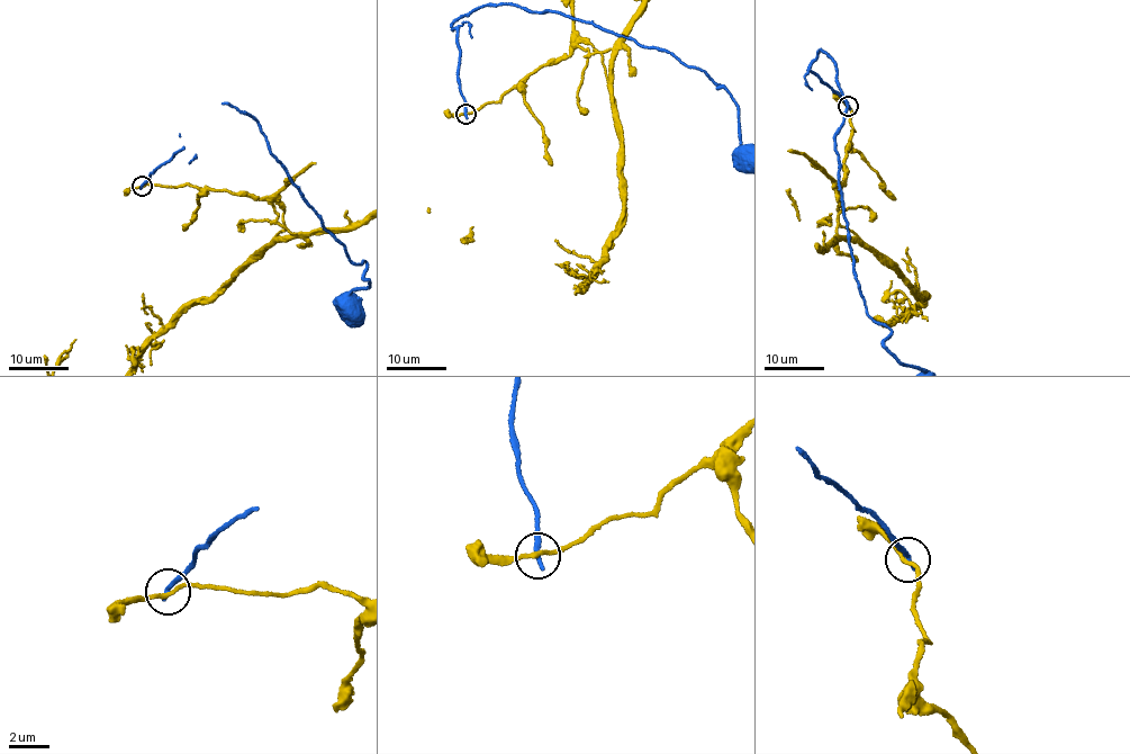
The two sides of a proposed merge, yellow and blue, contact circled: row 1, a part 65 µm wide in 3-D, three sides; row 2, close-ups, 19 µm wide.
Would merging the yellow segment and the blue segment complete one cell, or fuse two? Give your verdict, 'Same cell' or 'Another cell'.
Another cell

